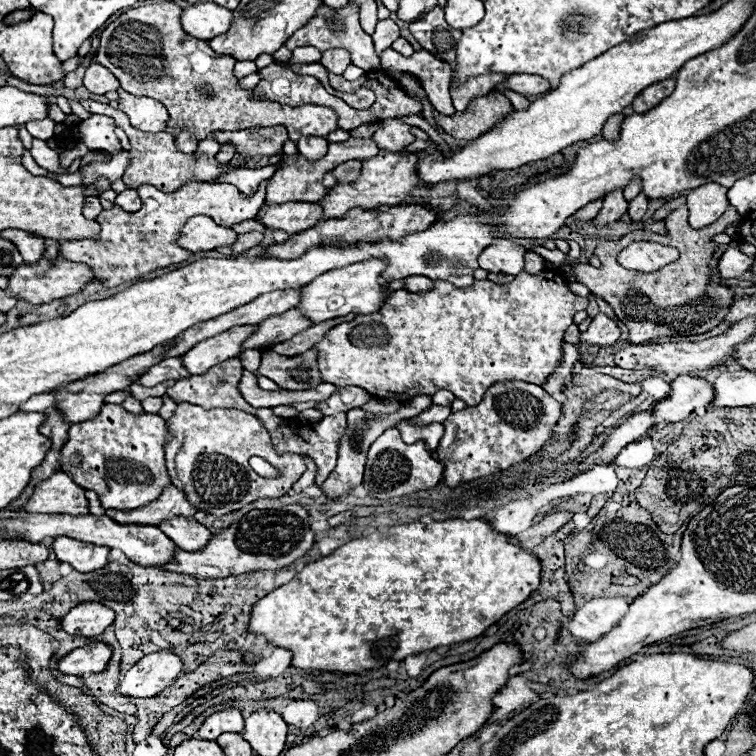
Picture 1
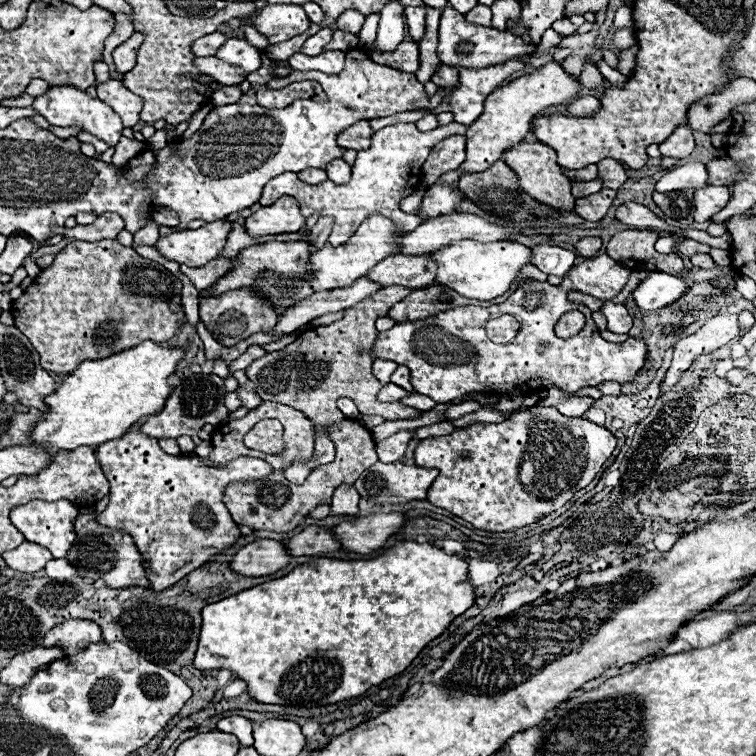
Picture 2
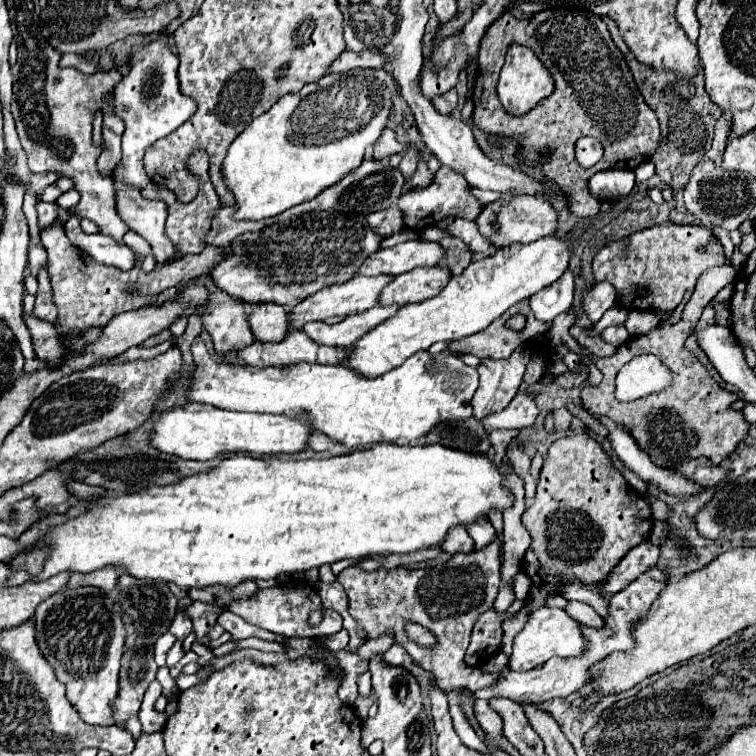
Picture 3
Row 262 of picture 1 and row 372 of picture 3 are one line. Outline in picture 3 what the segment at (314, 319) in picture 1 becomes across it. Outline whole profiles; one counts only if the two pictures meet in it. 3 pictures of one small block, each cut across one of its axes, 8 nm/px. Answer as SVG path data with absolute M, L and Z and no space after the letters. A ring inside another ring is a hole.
M542 238L530 244L504 246L494 256L472 262L470 268L466 268L460 276L450 278L446 288L436 298L402 306L394 316L390 316L390 320L384 320L378 324L378 328L374 328L374 332L362 336L358 344L346 350L346 360L342 360L340 366L372 380L400 366L414 352L428 350L434 342L460 340L484 330L512 304L530 298L556 282L568 268L570 248L572 240Z

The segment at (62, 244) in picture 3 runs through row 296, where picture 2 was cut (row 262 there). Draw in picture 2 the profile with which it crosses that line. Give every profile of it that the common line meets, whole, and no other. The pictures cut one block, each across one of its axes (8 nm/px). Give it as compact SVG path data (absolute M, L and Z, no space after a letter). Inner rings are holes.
M116 240L70 242L56 254L56 260L34 278L26 292L14 300L12 310L16 328L38 350L42 368L56 374L74 372L82 360L114 356L126 348L138 346L142 340L154 340L156 344L168 342L180 330L178 322L184 320L182 296L180 290L176 290L174 276L164 266L138 256L132 248Z

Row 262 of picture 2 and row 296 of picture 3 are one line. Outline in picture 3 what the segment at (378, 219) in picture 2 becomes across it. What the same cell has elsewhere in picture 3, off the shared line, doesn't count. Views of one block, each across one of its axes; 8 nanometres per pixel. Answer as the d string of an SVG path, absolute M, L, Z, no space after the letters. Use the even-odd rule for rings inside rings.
M356 276L344 284L336 284L330 288L322 288L320 292L316 292L314 296L308 296L306 300L302 300L302 304L296 304L290 310L288 316L288 324L294 328L302 328L308 320L326 320L332 316L352 316L358 312L366 312L370 310L374 304L378 304L378 294L380 290L390 282L390 276L374 276L374 278L366 278L366 276Z

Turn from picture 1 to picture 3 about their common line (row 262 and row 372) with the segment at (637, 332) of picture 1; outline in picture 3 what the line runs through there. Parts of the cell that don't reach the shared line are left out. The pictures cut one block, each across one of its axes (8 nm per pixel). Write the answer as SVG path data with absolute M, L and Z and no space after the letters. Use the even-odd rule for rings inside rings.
M716 266L708 268L696 284L696 290L692 294L692 304L686 304L684 316L676 324L658 324L648 334L632 336L628 338L612 356L599 358L592 356L584 346L582 354L582 366L586 362L592 362L602 372L602 382L598 386L584 386L582 406L588 410L594 418L608 418L614 424L624 426L636 440L636 444L650 456L650 460L658 466L678 466L682 462L688 462L692 458L708 458L712 464L720 464L724 458L728 458L736 446L742 442L742 438L748 432L748 422L744 420L742 412L730 410L730 404L738 400L738 396L730 390L724 390L710 372L700 364L700 360L686 350L684 340L690 336L692 328L696 326L702 308L712 302L712 298L736 278L734 266ZM638 354L654 354L670 368L672 382L670 388L644 396L642 400L634 402L620 402L616 400L616 376L624 364L630 362Z

